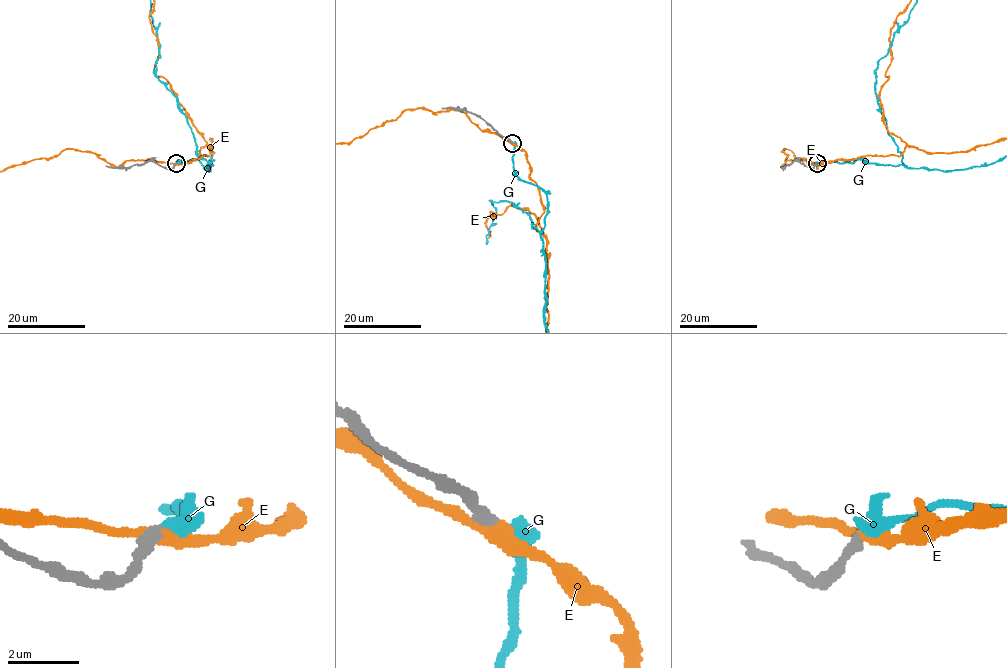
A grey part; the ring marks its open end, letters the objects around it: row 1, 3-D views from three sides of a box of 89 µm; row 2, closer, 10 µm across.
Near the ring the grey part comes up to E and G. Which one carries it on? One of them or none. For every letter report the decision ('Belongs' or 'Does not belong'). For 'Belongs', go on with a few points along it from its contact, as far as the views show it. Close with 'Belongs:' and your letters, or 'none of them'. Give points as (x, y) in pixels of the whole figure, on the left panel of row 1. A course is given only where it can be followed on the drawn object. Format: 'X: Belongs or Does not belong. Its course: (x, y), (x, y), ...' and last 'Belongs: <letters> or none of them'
E: Does not belong
G: Belongs
Belongs: G

